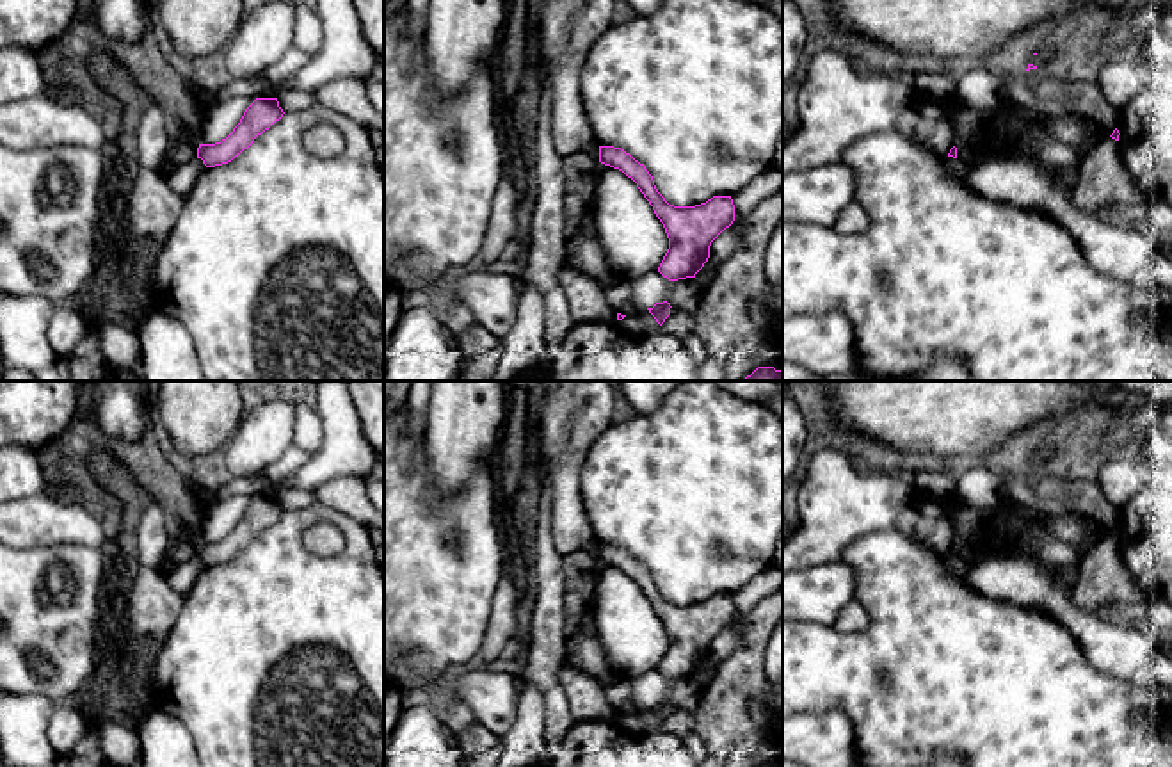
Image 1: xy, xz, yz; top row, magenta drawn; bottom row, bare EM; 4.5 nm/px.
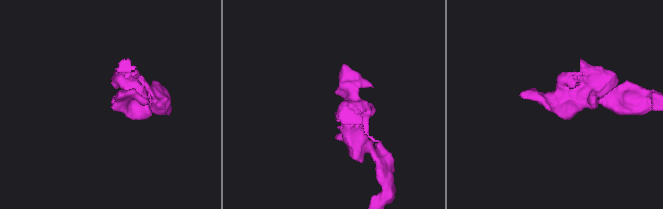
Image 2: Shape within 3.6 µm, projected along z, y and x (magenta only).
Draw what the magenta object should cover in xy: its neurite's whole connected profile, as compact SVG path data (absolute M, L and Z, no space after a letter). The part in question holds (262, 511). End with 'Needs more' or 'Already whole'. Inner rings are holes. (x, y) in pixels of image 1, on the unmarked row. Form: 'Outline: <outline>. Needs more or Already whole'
Outline: M256 497L226 537L215 543L199 543L197 557L201 557L206 566L231 561L247 548L258 534L279 520L283 513L277 497Z. Already whole

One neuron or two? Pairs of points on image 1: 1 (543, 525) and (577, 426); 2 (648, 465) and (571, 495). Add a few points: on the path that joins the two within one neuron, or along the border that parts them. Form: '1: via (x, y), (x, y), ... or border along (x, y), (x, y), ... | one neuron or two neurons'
1: border along (546, 477), (550, 484), (550, 531), (555, 543) | two neurons
2: border along (587, 451), (580, 467), (580, 499), (593, 531) | two neurons

